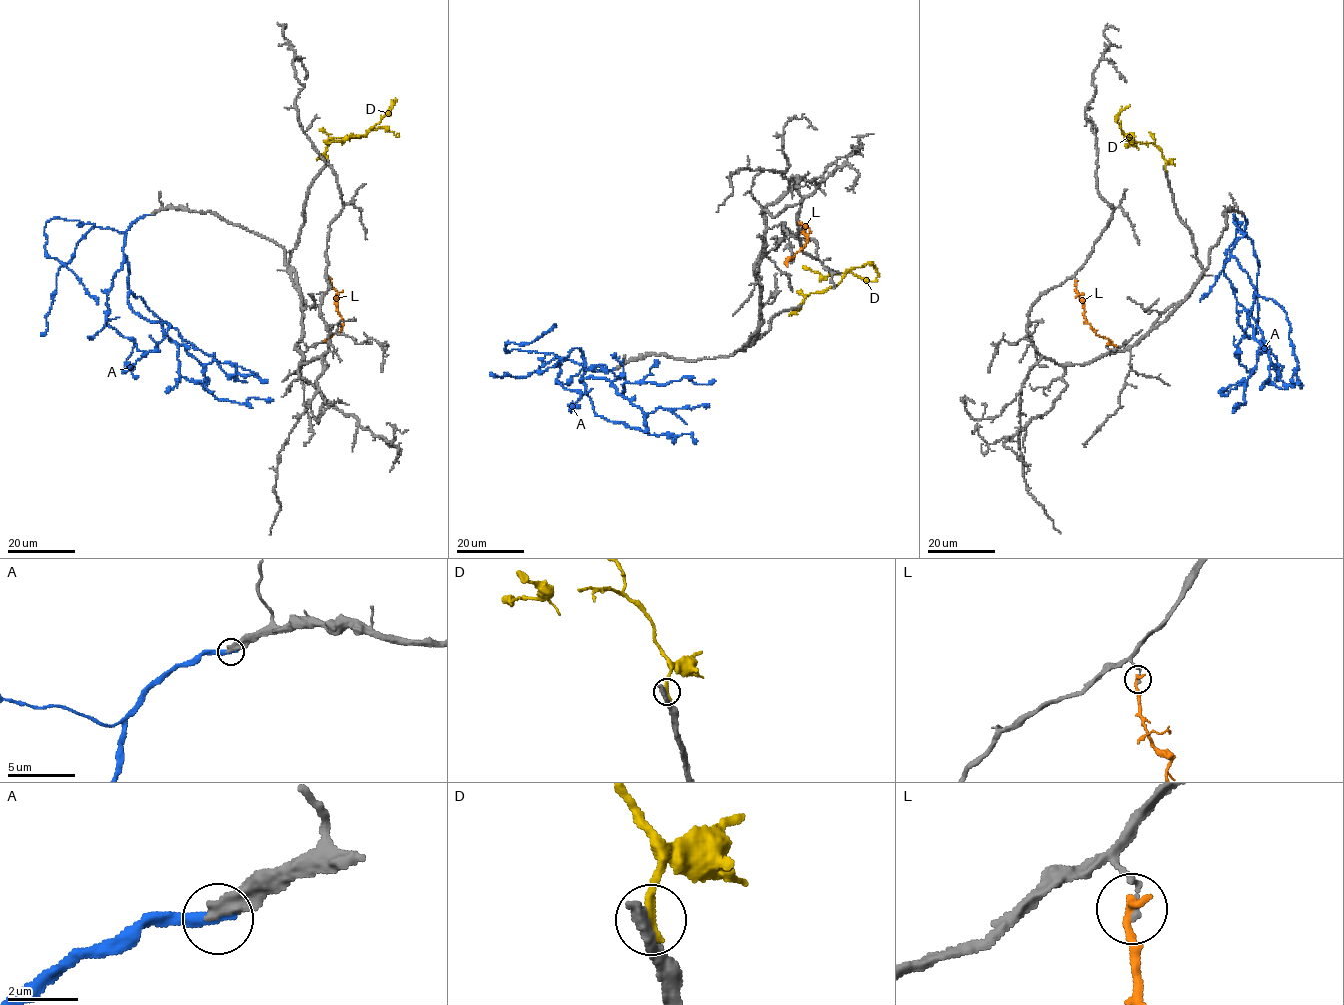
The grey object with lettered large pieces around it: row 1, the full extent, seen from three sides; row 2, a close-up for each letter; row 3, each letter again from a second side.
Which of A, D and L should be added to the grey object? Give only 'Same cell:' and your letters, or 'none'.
Same cell: none

